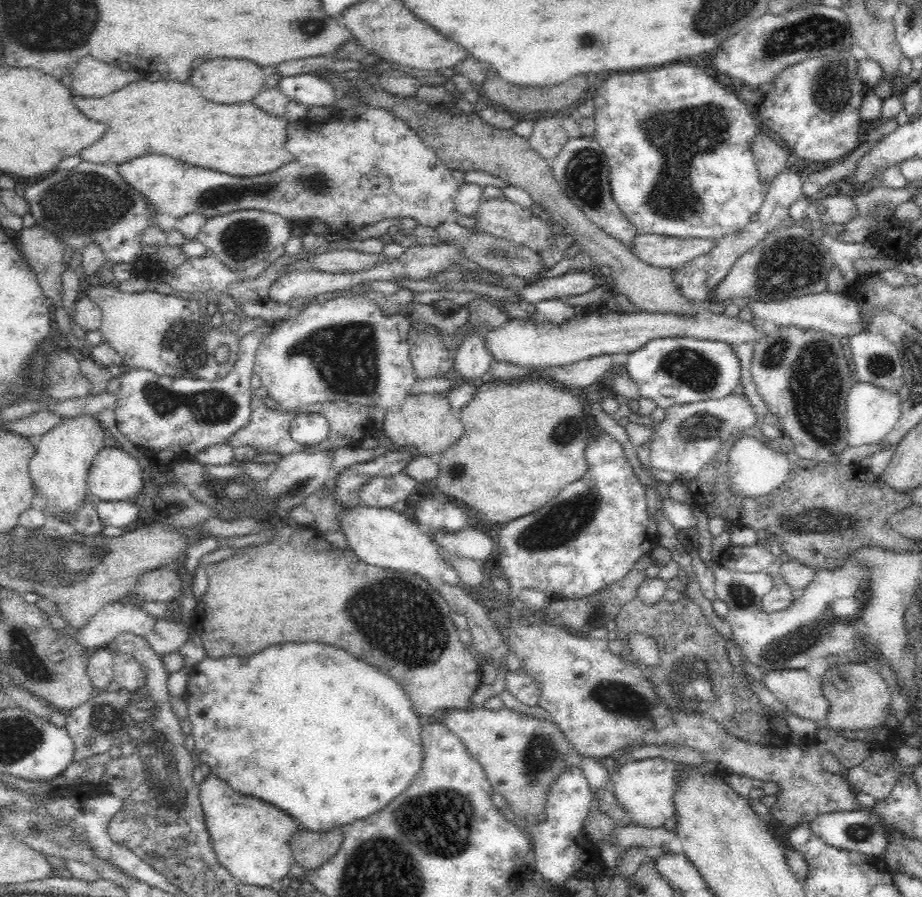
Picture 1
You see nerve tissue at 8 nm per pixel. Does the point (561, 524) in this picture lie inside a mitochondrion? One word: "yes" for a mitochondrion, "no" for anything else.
yes

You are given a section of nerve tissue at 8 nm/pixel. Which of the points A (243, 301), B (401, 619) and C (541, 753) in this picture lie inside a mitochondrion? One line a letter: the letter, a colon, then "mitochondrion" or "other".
A: other
B: mitochondrion
C: mitochondrion

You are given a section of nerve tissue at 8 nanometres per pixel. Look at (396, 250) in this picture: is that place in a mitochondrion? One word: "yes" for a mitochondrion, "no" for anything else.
no

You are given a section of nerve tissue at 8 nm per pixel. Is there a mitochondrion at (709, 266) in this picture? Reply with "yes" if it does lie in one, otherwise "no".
yes

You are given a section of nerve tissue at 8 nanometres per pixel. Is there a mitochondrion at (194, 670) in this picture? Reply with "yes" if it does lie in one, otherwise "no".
no

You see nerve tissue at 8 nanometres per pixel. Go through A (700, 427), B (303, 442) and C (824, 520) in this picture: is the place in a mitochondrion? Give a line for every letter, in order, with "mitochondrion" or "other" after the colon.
A: mitochondrion
B: other
C: mitochondrion

